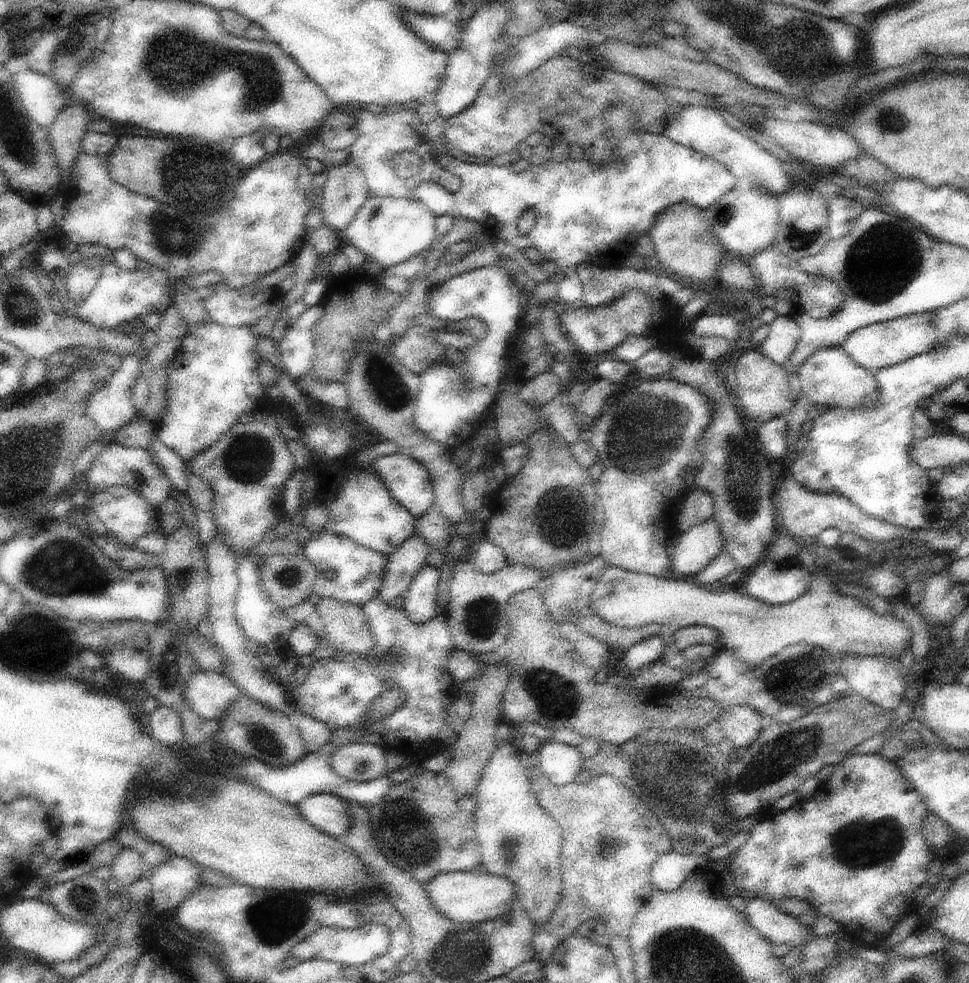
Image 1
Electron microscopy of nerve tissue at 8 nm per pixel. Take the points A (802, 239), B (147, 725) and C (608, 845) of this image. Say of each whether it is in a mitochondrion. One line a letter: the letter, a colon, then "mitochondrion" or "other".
A: mitochondrion
B: other
C: mitochondrion

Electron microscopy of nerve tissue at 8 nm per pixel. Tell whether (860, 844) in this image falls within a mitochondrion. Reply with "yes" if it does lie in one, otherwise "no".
yes

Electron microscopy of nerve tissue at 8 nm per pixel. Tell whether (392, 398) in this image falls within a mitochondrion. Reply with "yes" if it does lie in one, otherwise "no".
yes

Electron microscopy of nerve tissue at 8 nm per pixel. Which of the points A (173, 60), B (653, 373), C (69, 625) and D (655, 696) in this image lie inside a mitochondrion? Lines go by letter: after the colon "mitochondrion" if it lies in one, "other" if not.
A: mitochondrion
B: other
C: other
D: other

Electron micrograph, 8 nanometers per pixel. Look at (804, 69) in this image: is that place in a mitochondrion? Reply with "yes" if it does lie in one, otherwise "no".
yes

